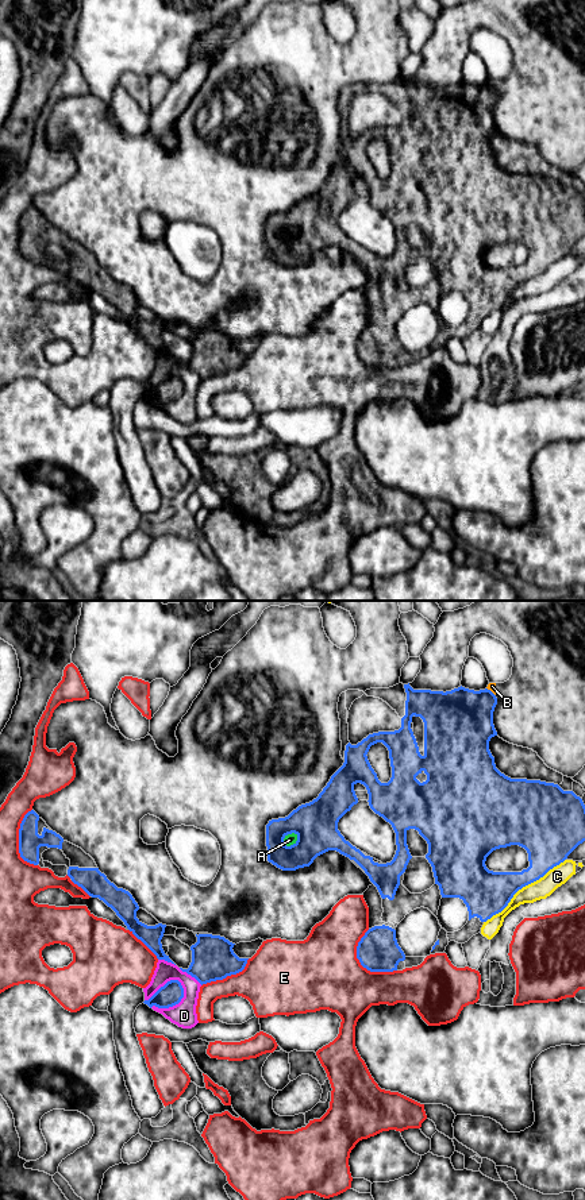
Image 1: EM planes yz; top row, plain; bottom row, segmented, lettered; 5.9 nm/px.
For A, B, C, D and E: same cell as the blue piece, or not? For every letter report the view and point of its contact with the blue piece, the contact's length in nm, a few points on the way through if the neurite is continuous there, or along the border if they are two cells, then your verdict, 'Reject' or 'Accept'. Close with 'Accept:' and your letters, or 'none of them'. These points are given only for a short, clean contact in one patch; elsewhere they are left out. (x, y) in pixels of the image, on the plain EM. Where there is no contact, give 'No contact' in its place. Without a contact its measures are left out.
A: Touches blue at yz (293, 239). Shared border 110 nm. Reject
B: Touches blue at yz (491, 87). Shared border 80 nm. Boundary: yz (487, 83), (495, 91). Reject
C: Touches blue at yz (523, 281). Shared border 600 nm. Reject
D: Touches blue at yz (166, 378). Shared border 260 nm. Reject
E: Touches blue at yz (361, 359). Shared border 300 nm. Reject
Accept: none of them

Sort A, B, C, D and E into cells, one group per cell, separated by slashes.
A B D E / C

